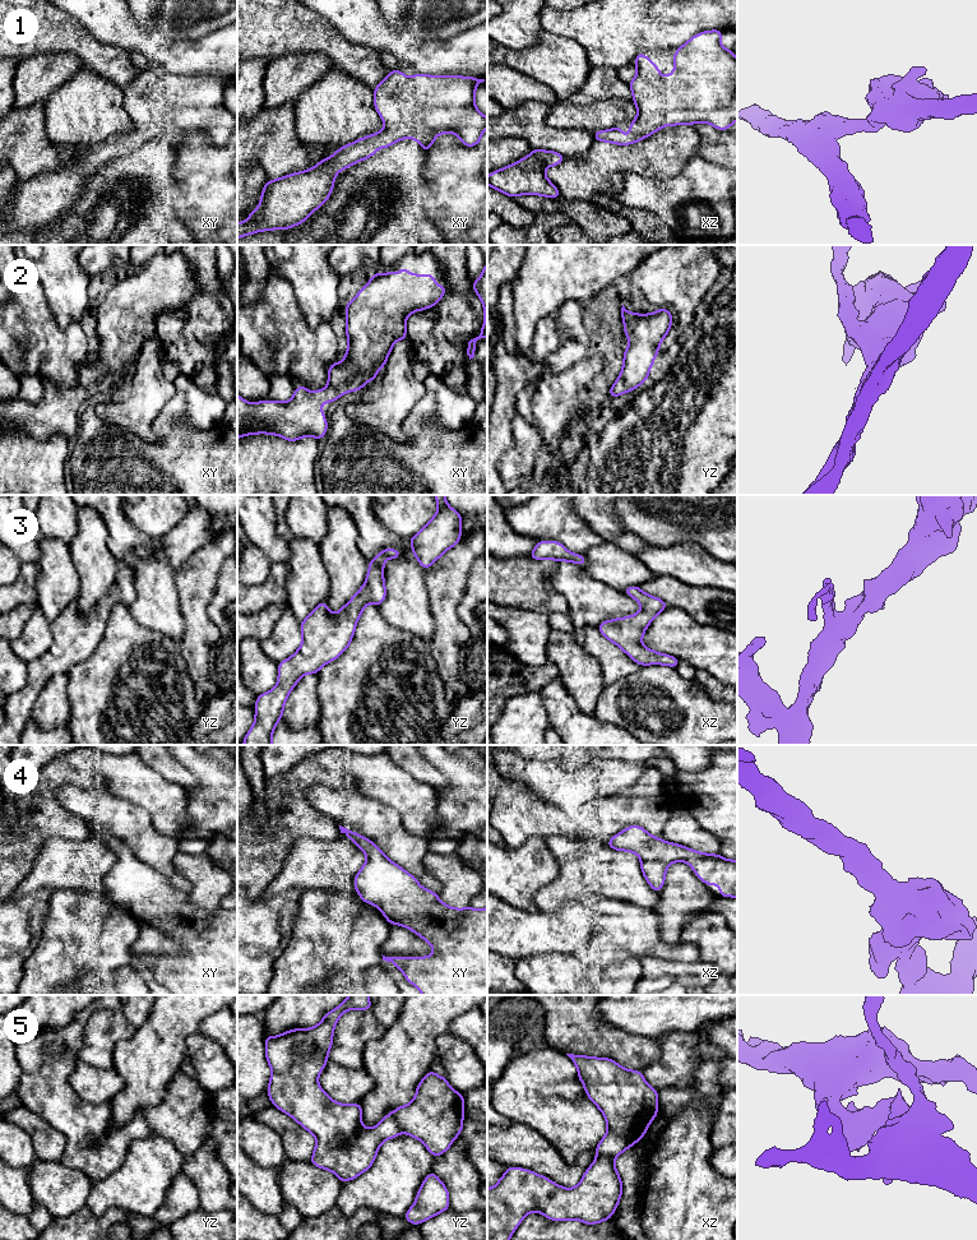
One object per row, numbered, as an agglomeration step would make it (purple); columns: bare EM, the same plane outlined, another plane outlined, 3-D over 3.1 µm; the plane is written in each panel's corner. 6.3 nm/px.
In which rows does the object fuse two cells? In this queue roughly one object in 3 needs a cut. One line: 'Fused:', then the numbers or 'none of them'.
Fused: 5

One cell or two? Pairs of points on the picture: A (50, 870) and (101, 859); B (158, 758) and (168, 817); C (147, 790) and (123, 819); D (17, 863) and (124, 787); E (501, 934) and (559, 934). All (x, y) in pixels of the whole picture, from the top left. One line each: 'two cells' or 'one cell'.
A: one cell
B: two cells
C: two cells
D: two cells
E: one cell

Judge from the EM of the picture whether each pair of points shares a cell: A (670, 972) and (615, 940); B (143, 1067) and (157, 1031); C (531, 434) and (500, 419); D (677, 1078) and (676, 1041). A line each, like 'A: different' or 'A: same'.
A: different
B: same
C: different
D: same

